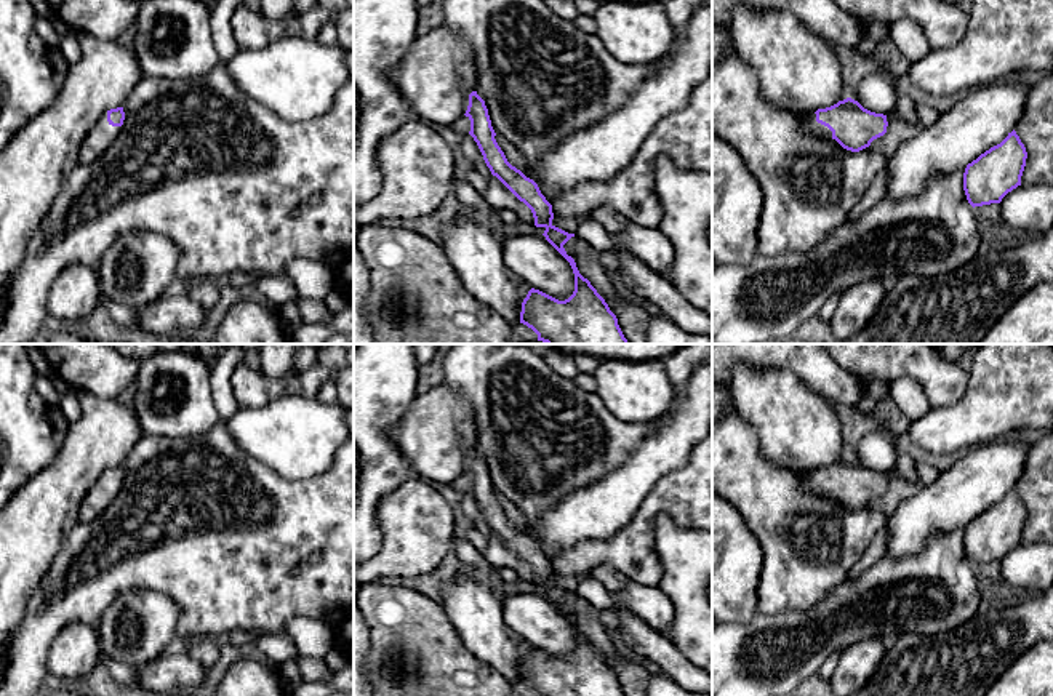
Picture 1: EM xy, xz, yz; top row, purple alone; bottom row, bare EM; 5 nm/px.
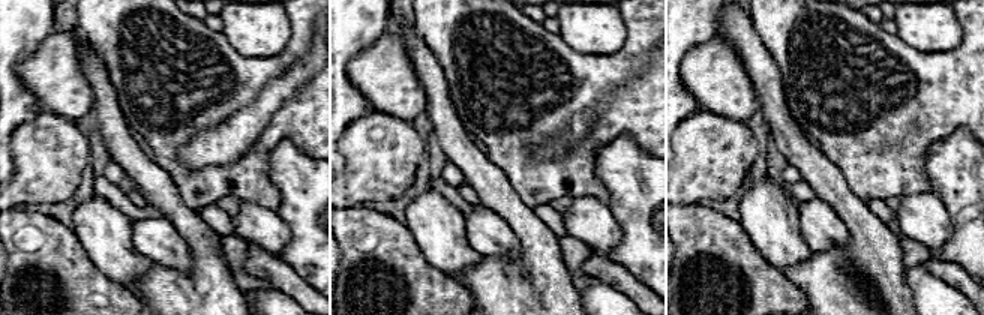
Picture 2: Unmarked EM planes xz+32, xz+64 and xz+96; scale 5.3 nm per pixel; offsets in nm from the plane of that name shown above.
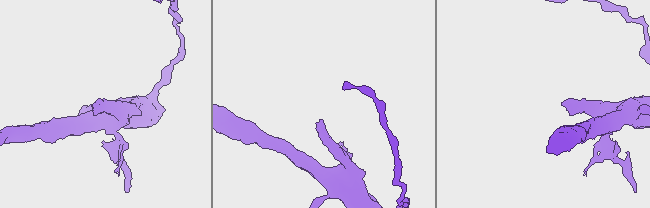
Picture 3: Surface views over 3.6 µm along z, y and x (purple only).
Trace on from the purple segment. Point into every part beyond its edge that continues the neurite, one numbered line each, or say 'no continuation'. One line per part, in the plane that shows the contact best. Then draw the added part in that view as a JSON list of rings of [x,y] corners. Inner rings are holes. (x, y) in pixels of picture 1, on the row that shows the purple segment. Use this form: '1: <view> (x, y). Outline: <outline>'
1: yz (808, 124). Outline: [[[815,112],[803,114],[800,126],[807,133],[811,133],[811,134],[816,134],[816,136],[821,136],[821,138],[826,138],[826,139],[831,139],[831,141],[837,142],[832,138],[832,131],[827,126],[816,122],[816,114]]]

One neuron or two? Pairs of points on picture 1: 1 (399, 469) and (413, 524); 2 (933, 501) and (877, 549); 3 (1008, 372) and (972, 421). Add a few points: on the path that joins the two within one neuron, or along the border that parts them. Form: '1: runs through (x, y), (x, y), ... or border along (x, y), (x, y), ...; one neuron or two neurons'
1: border along (413, 476), (391, 490), (376, 509); two neurons
2: border along (885, 525), (887, 546), (882, 556); two neurons
3: runs through (1008, 384), (984, 408); one neuron

